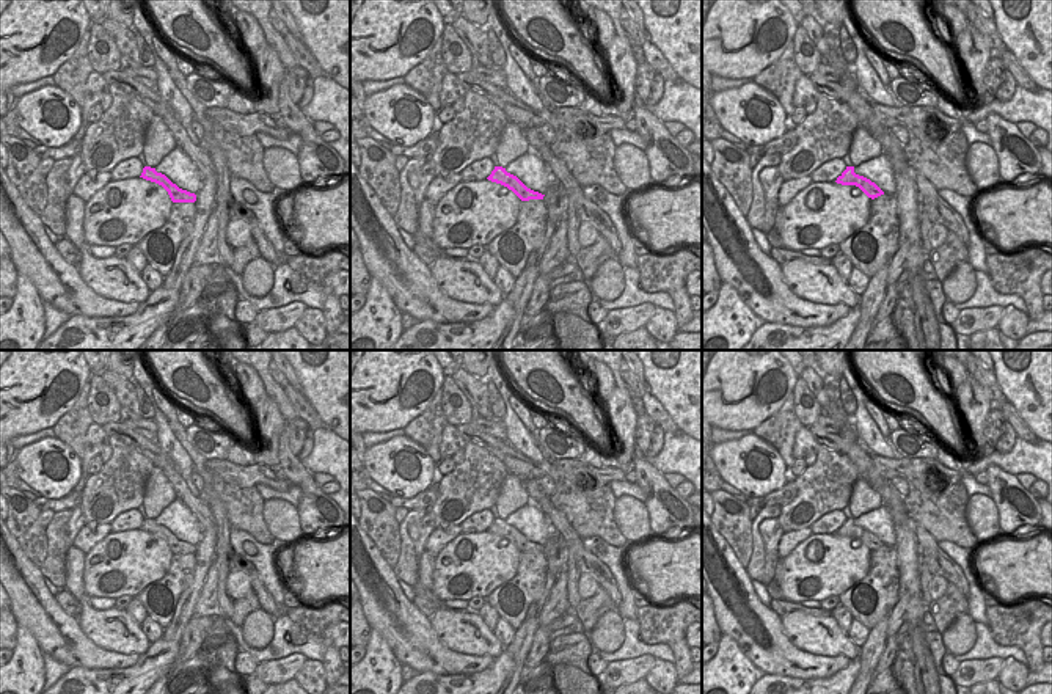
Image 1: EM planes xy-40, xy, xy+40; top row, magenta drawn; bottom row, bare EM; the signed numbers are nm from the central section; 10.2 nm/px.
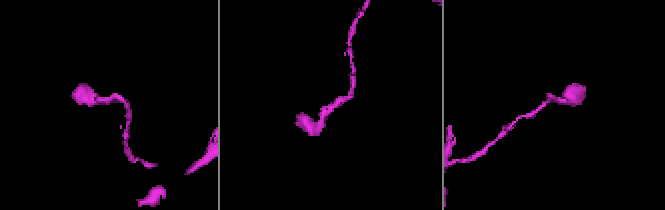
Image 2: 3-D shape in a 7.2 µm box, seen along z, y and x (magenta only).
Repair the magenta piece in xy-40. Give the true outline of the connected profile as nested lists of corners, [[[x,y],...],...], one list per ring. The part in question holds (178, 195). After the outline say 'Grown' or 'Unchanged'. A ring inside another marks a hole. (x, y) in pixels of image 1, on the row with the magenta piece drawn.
[[[144,166],[140,177],[162,185],[168,192],[173,203],[195,203],[196,201],[195,193],[179,188],[165,174],[157,173],[155,168]]]. Unchanged.

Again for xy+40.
[[[846,166],[846,170],[837,177],[835,182],[842,185],[856,185],[871,199],[884,195],[884,192],[875,182],[856,174],[854,166]]]. Unchanged.

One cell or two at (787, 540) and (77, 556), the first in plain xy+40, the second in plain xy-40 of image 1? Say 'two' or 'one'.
two

